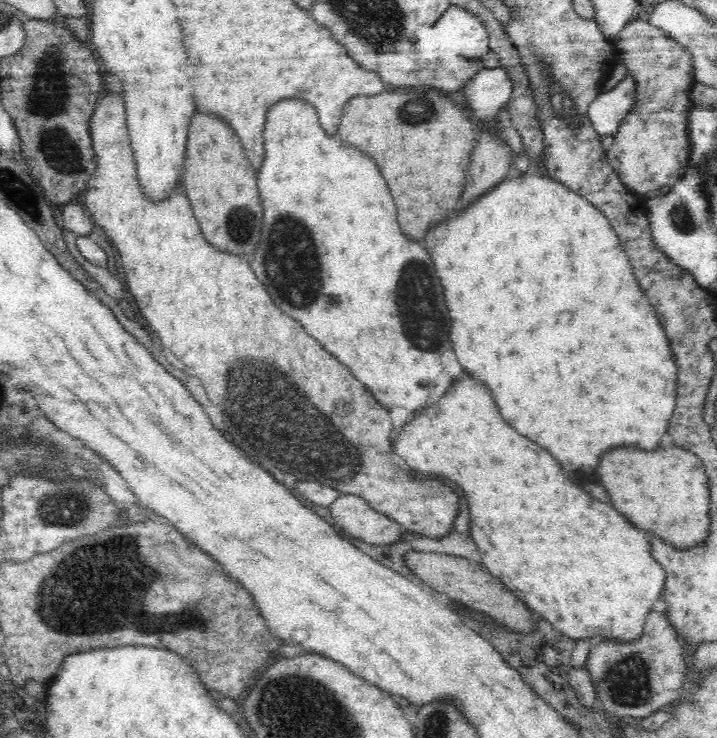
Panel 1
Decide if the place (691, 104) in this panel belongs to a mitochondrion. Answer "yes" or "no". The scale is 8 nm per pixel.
no

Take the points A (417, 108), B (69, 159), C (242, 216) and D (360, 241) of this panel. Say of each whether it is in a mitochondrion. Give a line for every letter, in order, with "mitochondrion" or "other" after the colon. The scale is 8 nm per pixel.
A: mitochondrion
B: mitochondrion
C: mitochondrion
D: other

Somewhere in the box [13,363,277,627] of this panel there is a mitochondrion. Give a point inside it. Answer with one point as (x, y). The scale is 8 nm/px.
(52, 510)

